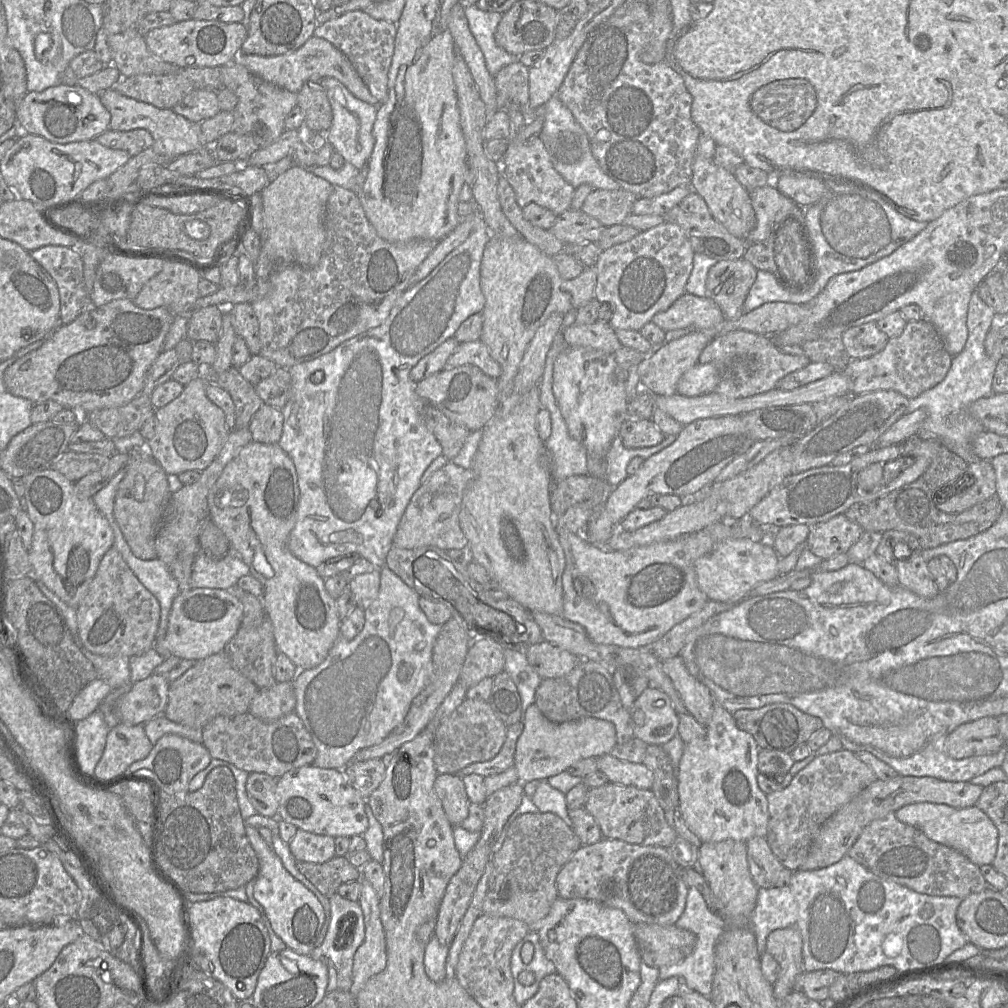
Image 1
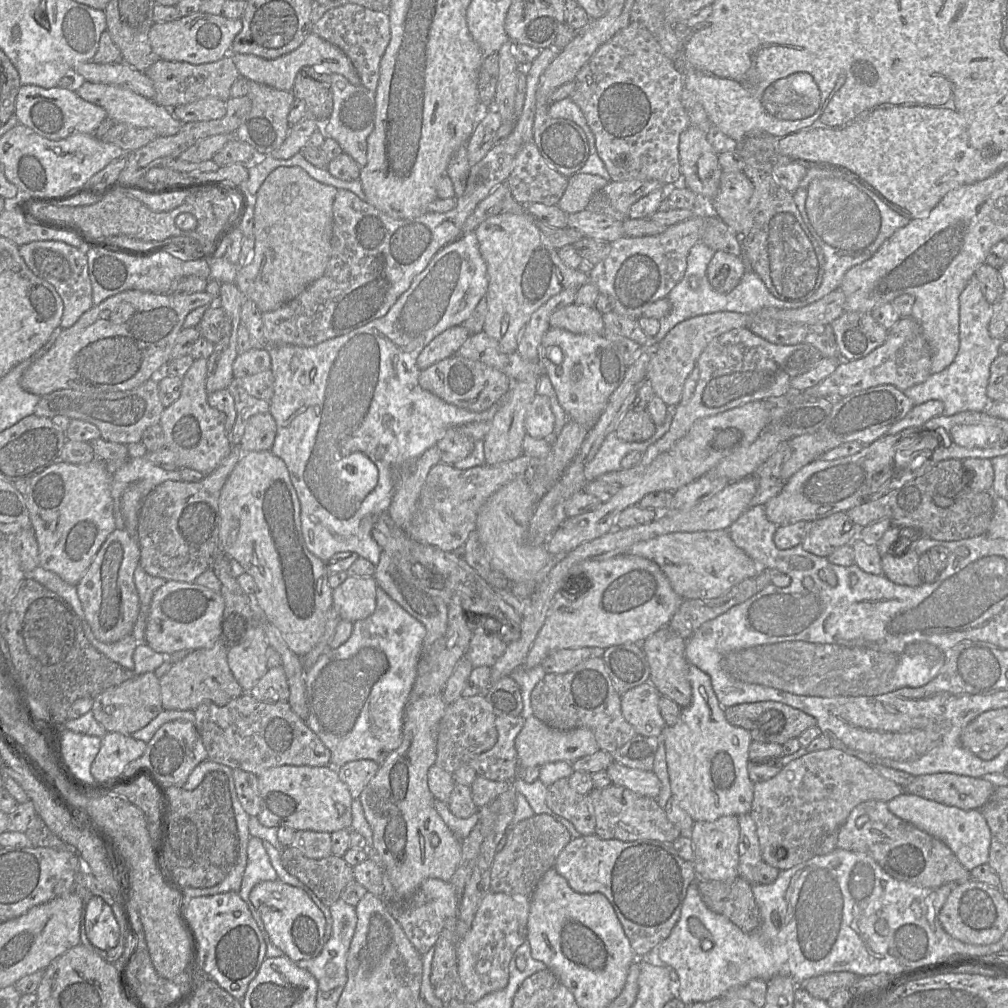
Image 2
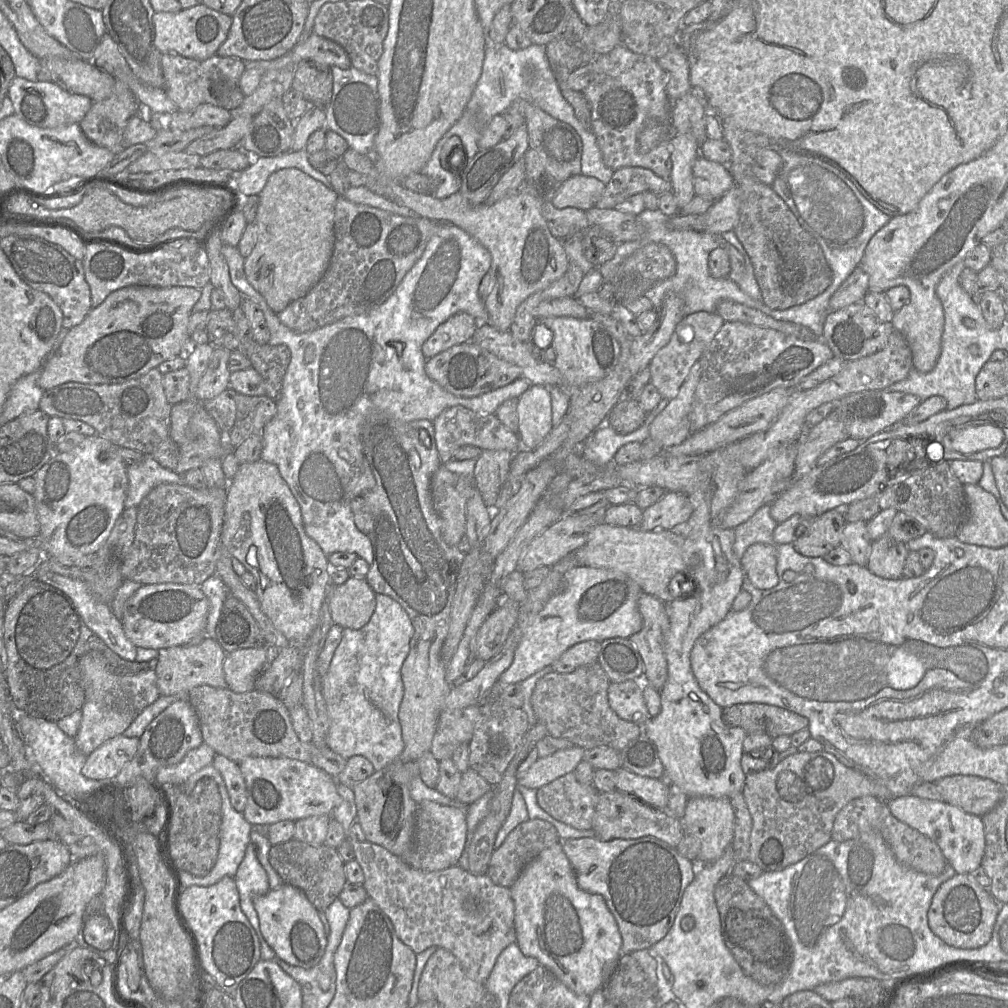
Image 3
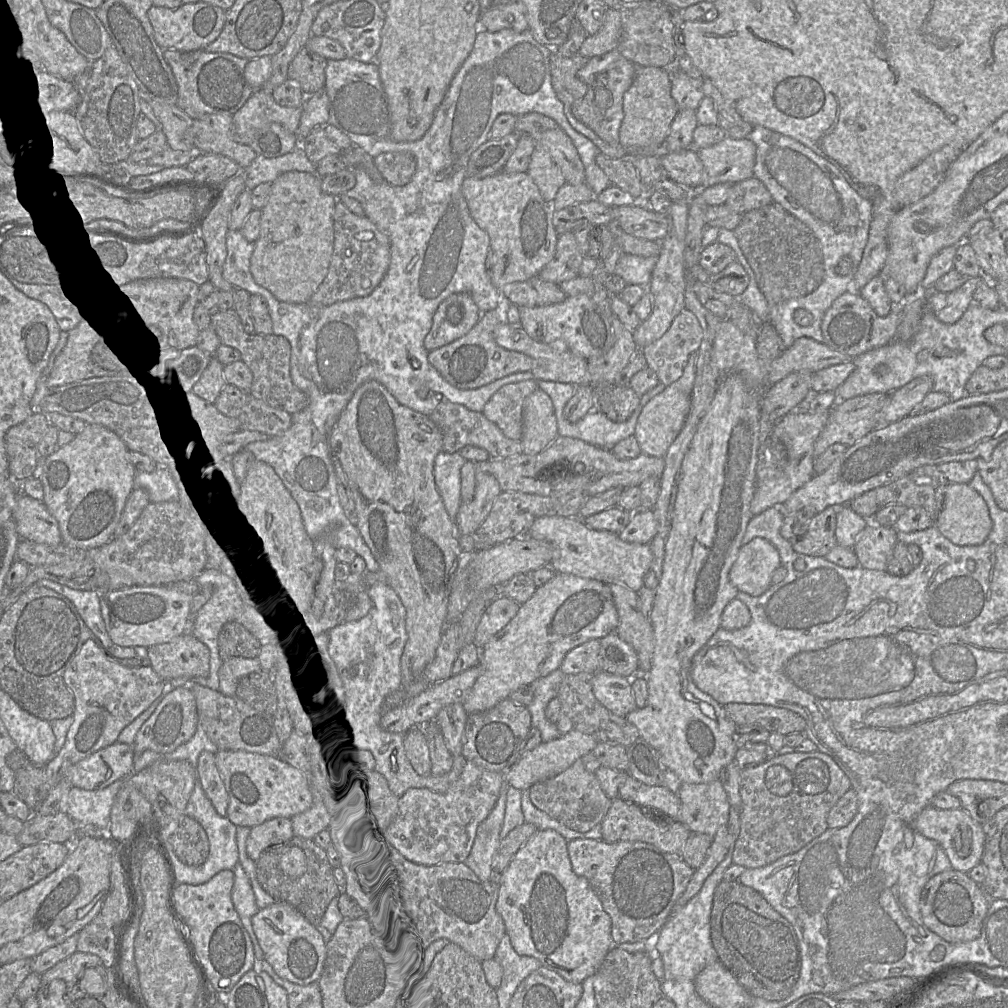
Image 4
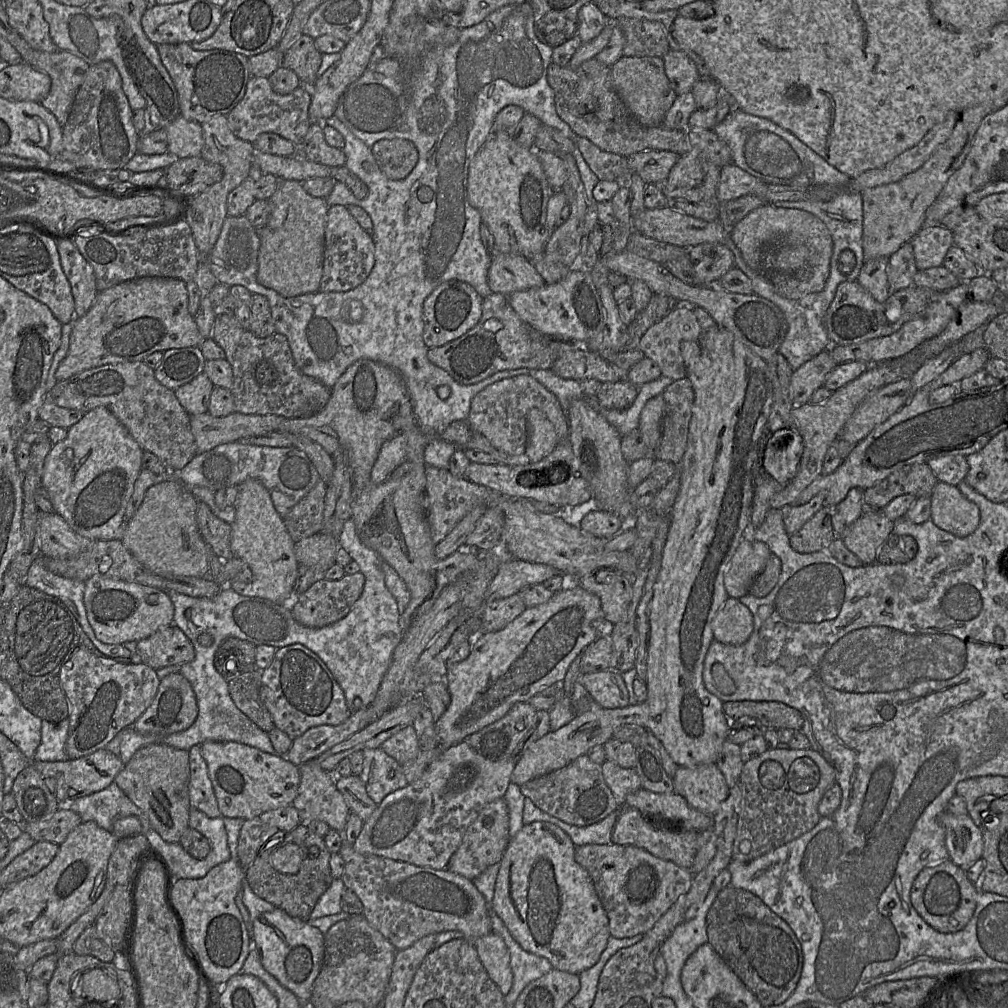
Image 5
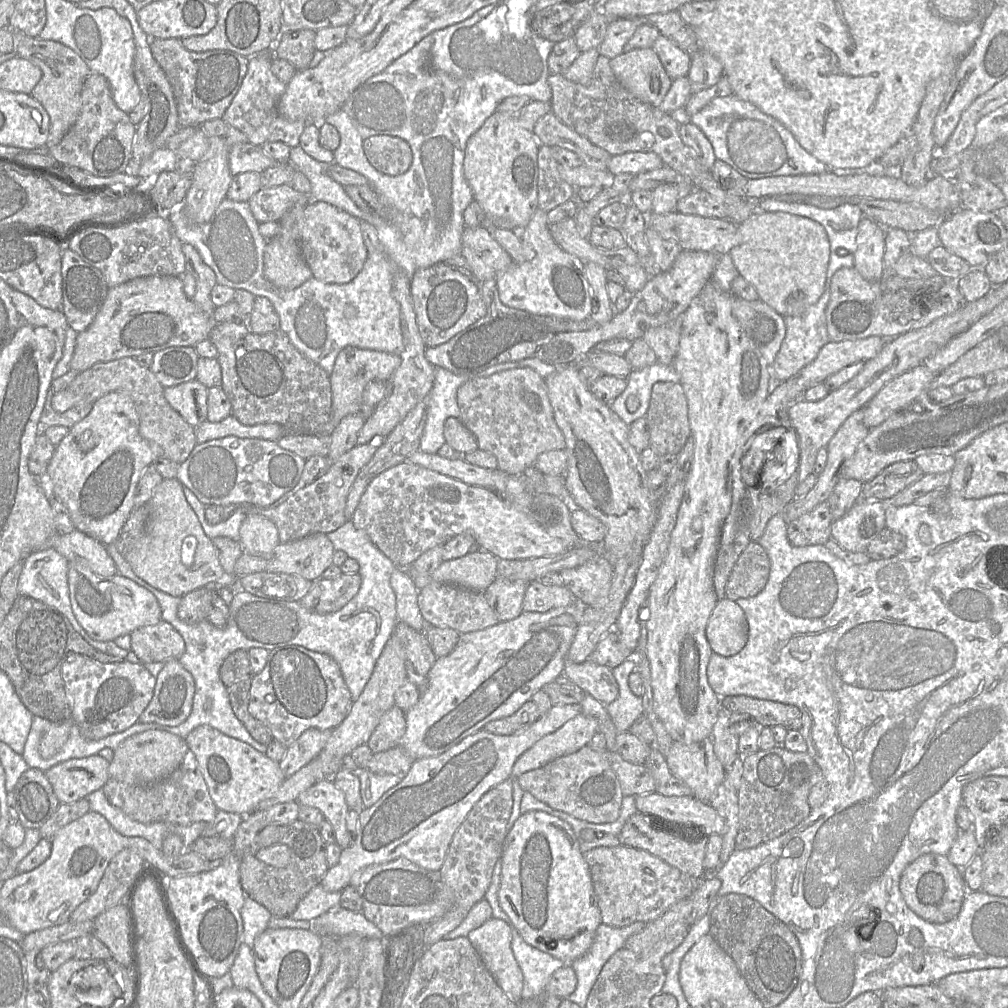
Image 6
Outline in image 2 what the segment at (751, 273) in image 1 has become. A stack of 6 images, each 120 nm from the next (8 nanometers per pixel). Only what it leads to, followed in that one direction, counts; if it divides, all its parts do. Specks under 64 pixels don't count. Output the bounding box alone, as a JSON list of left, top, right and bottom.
[707,251,745,294]

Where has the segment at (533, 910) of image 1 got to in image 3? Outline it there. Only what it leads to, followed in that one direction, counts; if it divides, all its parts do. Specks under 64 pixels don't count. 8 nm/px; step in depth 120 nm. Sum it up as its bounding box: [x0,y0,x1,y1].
[486,819,559,888]

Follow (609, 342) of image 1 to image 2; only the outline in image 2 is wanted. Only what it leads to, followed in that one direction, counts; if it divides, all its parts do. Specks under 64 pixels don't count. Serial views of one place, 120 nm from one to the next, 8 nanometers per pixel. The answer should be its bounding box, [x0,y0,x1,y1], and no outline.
[550,305,604,334]

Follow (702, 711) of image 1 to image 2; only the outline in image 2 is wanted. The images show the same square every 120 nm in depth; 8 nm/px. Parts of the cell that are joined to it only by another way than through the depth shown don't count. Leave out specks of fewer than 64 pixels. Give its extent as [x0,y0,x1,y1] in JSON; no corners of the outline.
[641,626,692,708]

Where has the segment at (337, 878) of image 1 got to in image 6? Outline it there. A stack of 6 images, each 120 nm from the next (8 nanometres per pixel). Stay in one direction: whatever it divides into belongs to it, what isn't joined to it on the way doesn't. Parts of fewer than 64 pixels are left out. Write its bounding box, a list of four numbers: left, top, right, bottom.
[239,819,328,917]

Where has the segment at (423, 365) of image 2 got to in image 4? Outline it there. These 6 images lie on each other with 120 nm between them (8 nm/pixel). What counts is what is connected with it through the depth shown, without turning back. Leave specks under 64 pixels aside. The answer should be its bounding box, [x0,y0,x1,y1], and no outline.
[424,293,482,352]

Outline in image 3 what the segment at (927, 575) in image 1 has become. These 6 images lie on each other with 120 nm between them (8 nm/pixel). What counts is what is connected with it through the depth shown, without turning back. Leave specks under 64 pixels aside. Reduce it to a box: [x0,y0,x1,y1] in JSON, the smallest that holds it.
[866,534,909,579]

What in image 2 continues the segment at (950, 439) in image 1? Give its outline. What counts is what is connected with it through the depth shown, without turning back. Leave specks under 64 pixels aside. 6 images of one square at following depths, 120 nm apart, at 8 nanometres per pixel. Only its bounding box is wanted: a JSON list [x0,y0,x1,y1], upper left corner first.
[903,276,1007,416]

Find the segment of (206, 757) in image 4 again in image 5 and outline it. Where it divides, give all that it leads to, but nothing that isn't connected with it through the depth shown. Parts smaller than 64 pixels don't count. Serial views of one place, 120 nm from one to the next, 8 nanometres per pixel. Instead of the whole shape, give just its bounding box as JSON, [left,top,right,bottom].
[189,745,221,818]

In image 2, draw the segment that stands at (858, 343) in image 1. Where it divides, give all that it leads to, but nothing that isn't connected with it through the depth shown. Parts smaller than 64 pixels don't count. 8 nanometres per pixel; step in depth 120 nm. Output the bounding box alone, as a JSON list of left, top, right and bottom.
[831,312,888,361]

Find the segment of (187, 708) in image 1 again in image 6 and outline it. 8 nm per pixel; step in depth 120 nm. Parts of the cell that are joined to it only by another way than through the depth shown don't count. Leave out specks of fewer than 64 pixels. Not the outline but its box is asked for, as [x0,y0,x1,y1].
[130,621,185,664]

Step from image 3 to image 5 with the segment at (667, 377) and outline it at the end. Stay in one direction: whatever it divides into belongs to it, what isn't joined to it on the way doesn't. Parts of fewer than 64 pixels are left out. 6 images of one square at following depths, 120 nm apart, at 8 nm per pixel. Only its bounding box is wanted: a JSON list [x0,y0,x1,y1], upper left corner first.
[636,303,701,380]

